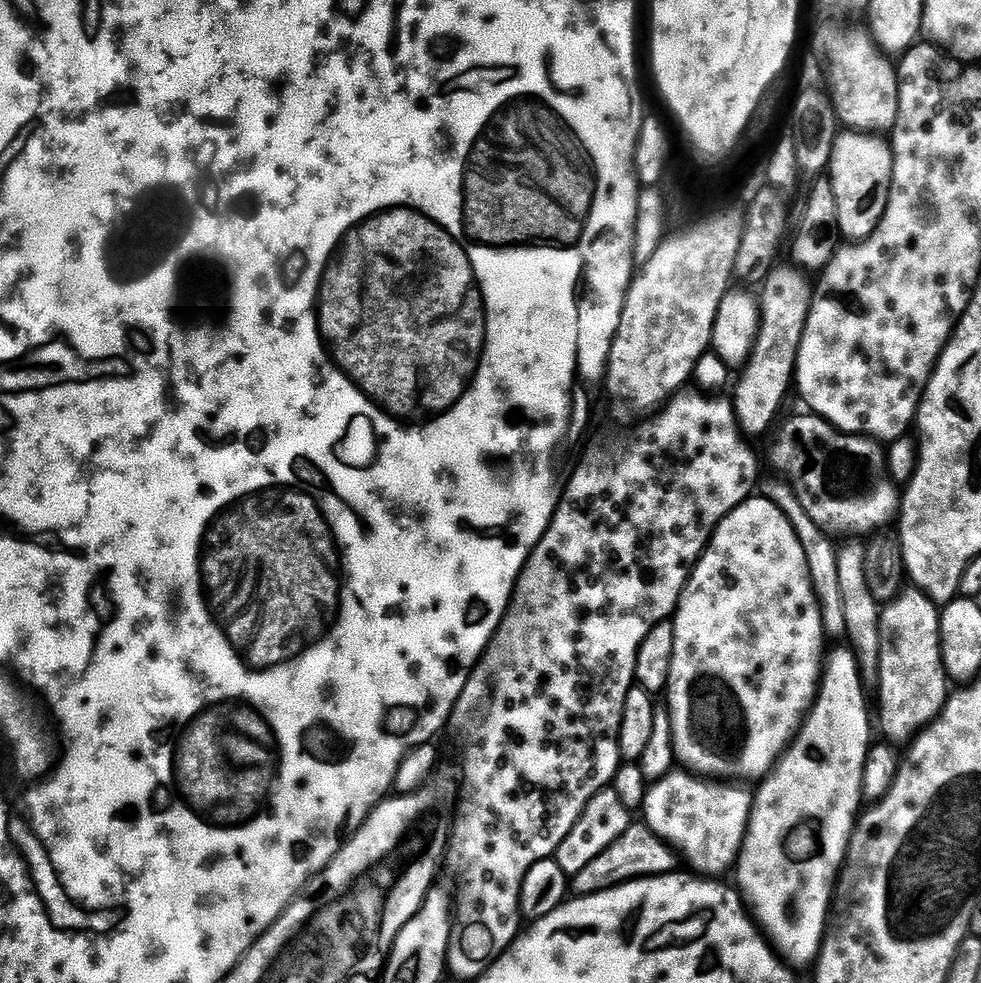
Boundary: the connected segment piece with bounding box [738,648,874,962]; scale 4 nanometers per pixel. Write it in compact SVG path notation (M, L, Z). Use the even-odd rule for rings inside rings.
M836 648L833 652L831 649L822 669L816 703L805 716L796 739L776 761L776 767L763 777L761 784L764 785L760 793L755 793L752 818L748 821L748 836L738 861L740 880L745 888L743 891L751 903L752 900L756 903L762 924L764 919L763 927L770 936L772 931L771 939L778 948L780 943L779 951L785 957L797 956L809 962L817 959L830 924L834 885L844 866L848 843L852 841L852 832L862 812L860 802L864 796L864 771L873 745L872 716L868 713L868 696L864 693L860 664L850 649Z

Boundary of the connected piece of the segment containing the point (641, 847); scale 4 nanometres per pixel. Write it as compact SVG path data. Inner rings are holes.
M633 822L586 870L571 877L570 888L576 896L589 896L595 892L601 892L607 888L617 888L619 884L625 884L631 880L643 880L646 876L667 876L668 873L677 871L681 867L680 856L677 849L665 837L655 829L648 827L644 822Z

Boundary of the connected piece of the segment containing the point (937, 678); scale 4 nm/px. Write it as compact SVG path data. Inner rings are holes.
M908 586L880 613L880 712L892 728L919 733L939 716L950 695L940 637L941 605L915 586Z

